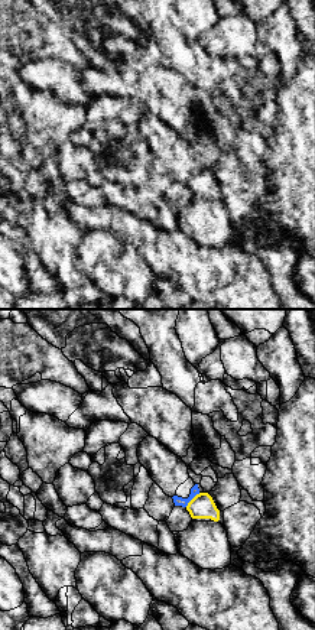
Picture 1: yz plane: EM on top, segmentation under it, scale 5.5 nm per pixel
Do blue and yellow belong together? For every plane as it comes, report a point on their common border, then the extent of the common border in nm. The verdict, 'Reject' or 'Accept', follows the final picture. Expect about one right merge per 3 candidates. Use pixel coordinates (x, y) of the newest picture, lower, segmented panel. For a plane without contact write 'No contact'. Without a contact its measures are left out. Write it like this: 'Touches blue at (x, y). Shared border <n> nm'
Touches blue at (192, 497). Shared border 120 nm

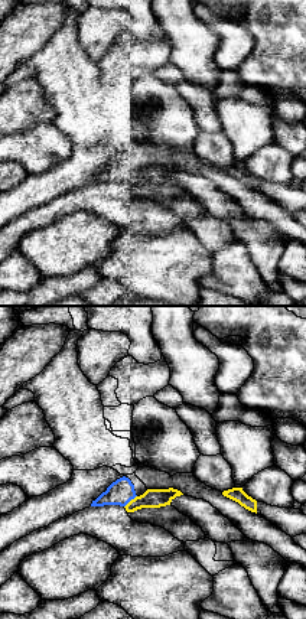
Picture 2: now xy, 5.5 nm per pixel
Touches blue at (130, 499). Shared border 100 nm

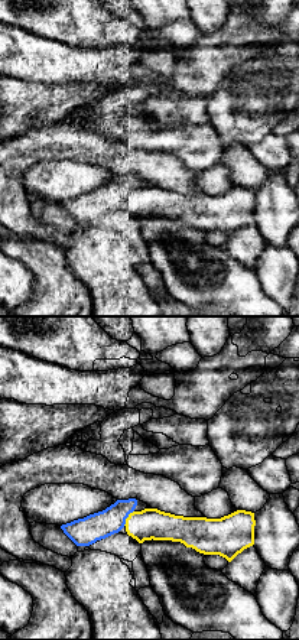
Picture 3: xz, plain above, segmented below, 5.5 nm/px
Touches blue at (127, 516). Shared border 110 nm

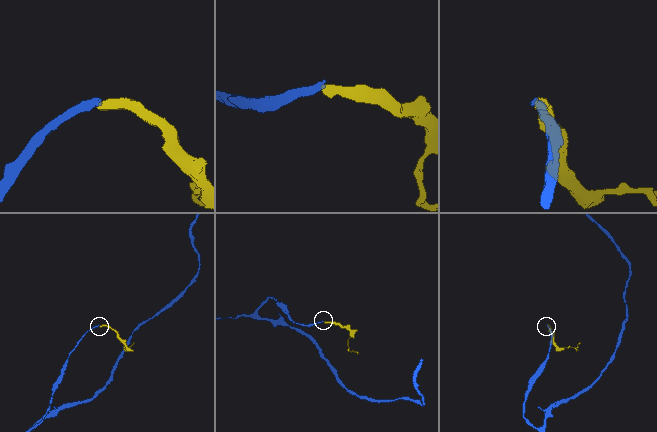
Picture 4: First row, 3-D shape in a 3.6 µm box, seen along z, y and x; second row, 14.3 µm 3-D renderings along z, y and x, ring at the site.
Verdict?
Accept

